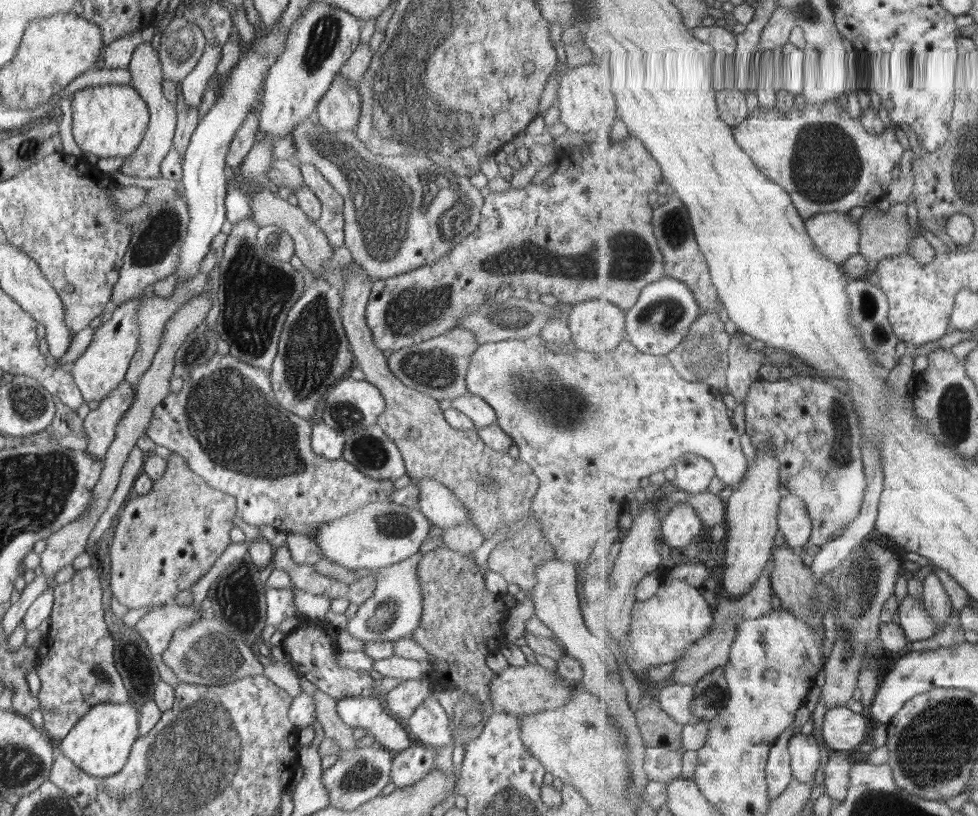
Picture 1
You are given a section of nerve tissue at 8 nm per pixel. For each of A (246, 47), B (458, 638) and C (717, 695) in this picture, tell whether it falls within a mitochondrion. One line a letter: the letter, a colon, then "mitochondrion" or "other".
A: other
B: other
C: mitochondrion

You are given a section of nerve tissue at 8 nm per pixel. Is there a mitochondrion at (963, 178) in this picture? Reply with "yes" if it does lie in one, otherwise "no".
yes

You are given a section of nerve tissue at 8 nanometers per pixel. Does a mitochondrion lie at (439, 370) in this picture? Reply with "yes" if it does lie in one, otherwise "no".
yes

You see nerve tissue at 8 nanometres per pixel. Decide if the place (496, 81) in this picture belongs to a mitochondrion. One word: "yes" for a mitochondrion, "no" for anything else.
no

